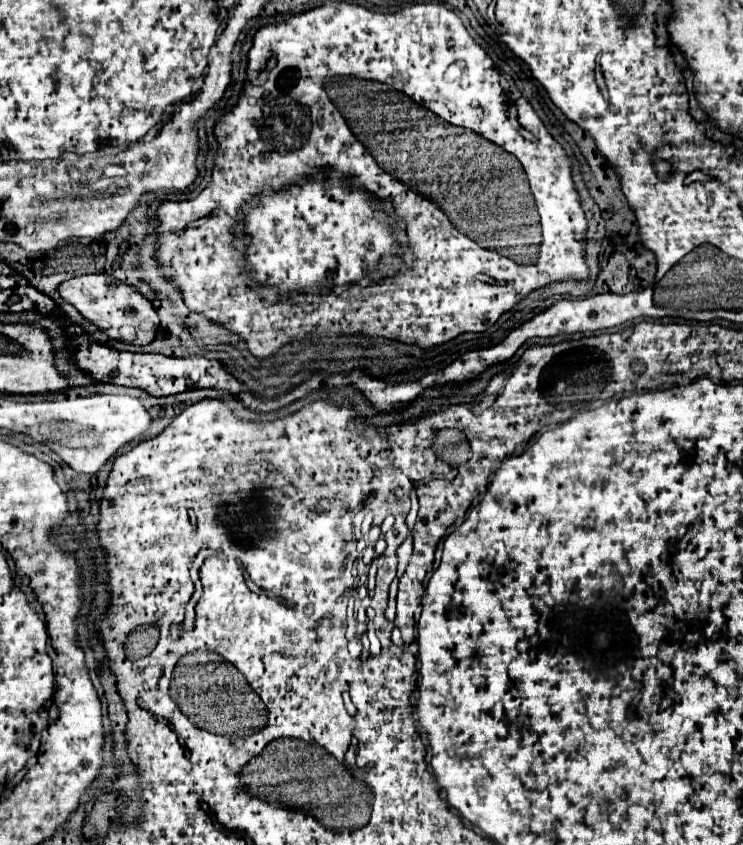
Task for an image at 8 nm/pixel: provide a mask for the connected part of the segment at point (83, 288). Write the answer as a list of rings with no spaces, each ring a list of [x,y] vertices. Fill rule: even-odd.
[[[82,274],[64,280],[58,290],[62,300],[70,302],[88,322],[100,328],[114,340],[128,342],[134,346],[146,346],[154,340],[160,320],[152,308],[152,304],[140,296],[132,286],[126,282],[110,276],[110,274]]]

